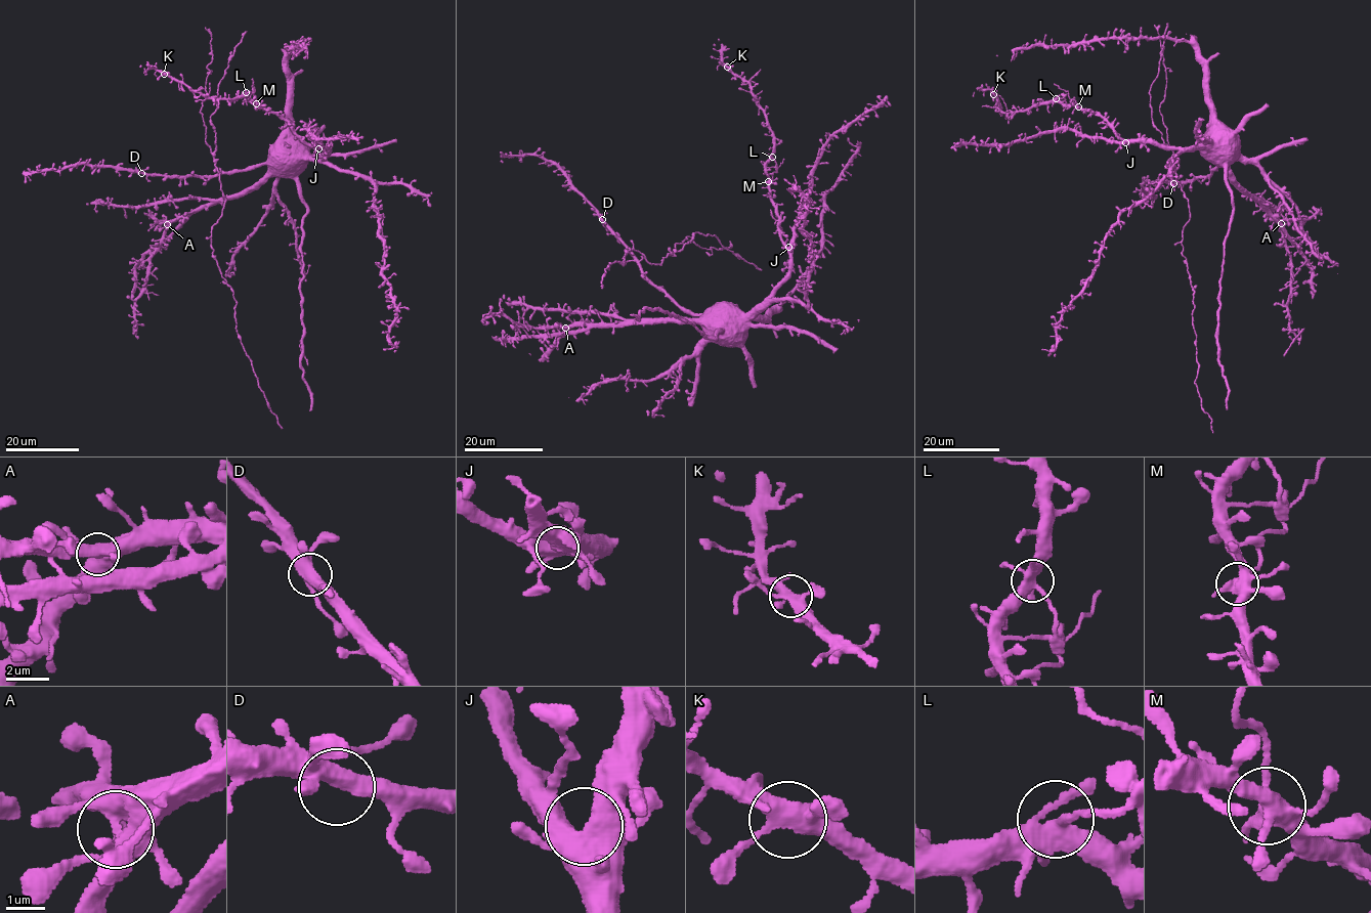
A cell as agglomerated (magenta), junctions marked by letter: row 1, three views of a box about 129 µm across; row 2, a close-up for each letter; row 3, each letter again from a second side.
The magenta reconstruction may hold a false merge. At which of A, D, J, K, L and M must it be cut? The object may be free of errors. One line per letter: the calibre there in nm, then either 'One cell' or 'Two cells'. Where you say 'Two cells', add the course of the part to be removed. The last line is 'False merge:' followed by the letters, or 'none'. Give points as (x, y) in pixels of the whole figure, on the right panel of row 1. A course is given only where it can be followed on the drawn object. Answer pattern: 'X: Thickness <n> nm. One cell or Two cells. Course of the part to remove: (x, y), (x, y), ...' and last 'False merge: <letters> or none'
A: Thickness 480 nm. One cell
D: Thickness 400 nm. One cell
J: Thickness 550 nm. One cell
K: Thickness 380 nm. One cell
L: Thickness 400 nm. One cell
M: Thickness 420 nm. Two cells. Course of the part to remove: (1078, 106), (1069, 98), (1067, 91), (1054, 84)
False merge: M

